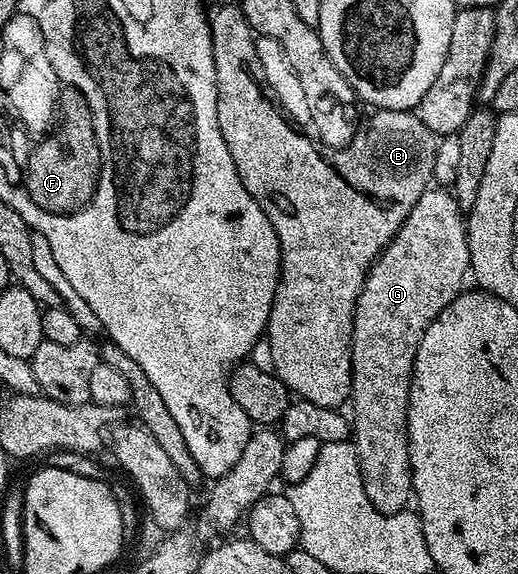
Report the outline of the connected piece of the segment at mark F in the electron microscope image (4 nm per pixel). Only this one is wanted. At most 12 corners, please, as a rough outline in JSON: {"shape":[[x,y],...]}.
{"shape":[[64,86],[54,129],[27,154],[37,208],[70,215],[102,162],[86,98]]}

